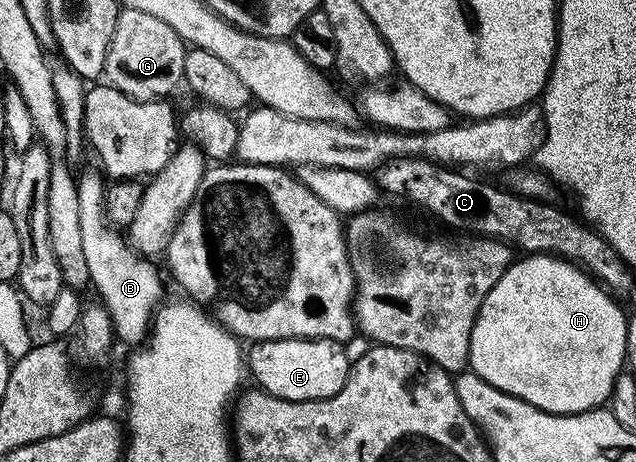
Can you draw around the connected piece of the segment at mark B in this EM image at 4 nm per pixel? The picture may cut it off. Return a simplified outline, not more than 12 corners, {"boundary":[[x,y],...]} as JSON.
{"boundary":[[101,173],[77,179],[90,283],[137,347],[164,294],[156,264],[109,224]]}

